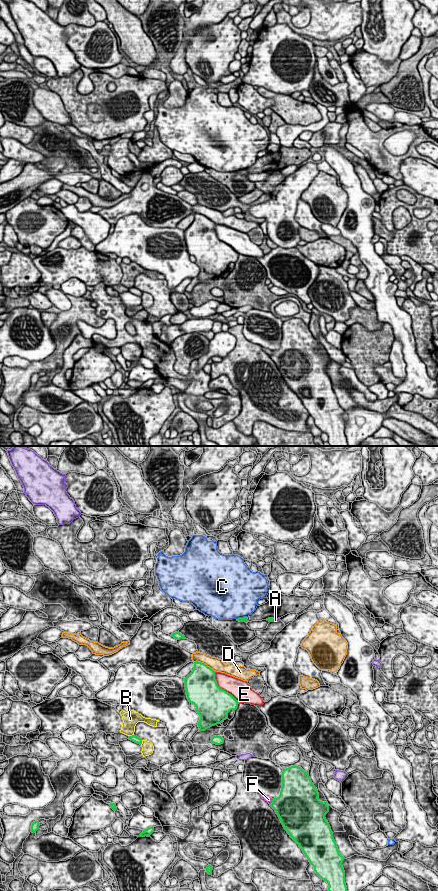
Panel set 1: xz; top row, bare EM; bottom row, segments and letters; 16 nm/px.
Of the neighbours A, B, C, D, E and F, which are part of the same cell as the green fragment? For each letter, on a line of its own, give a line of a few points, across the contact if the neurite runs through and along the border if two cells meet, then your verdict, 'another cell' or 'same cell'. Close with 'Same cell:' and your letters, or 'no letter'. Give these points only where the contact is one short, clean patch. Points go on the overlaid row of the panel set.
A: another cell
B: another cell
C: another cell
D: another cell
E: another cell
F: another cell
Same cell: no letter

